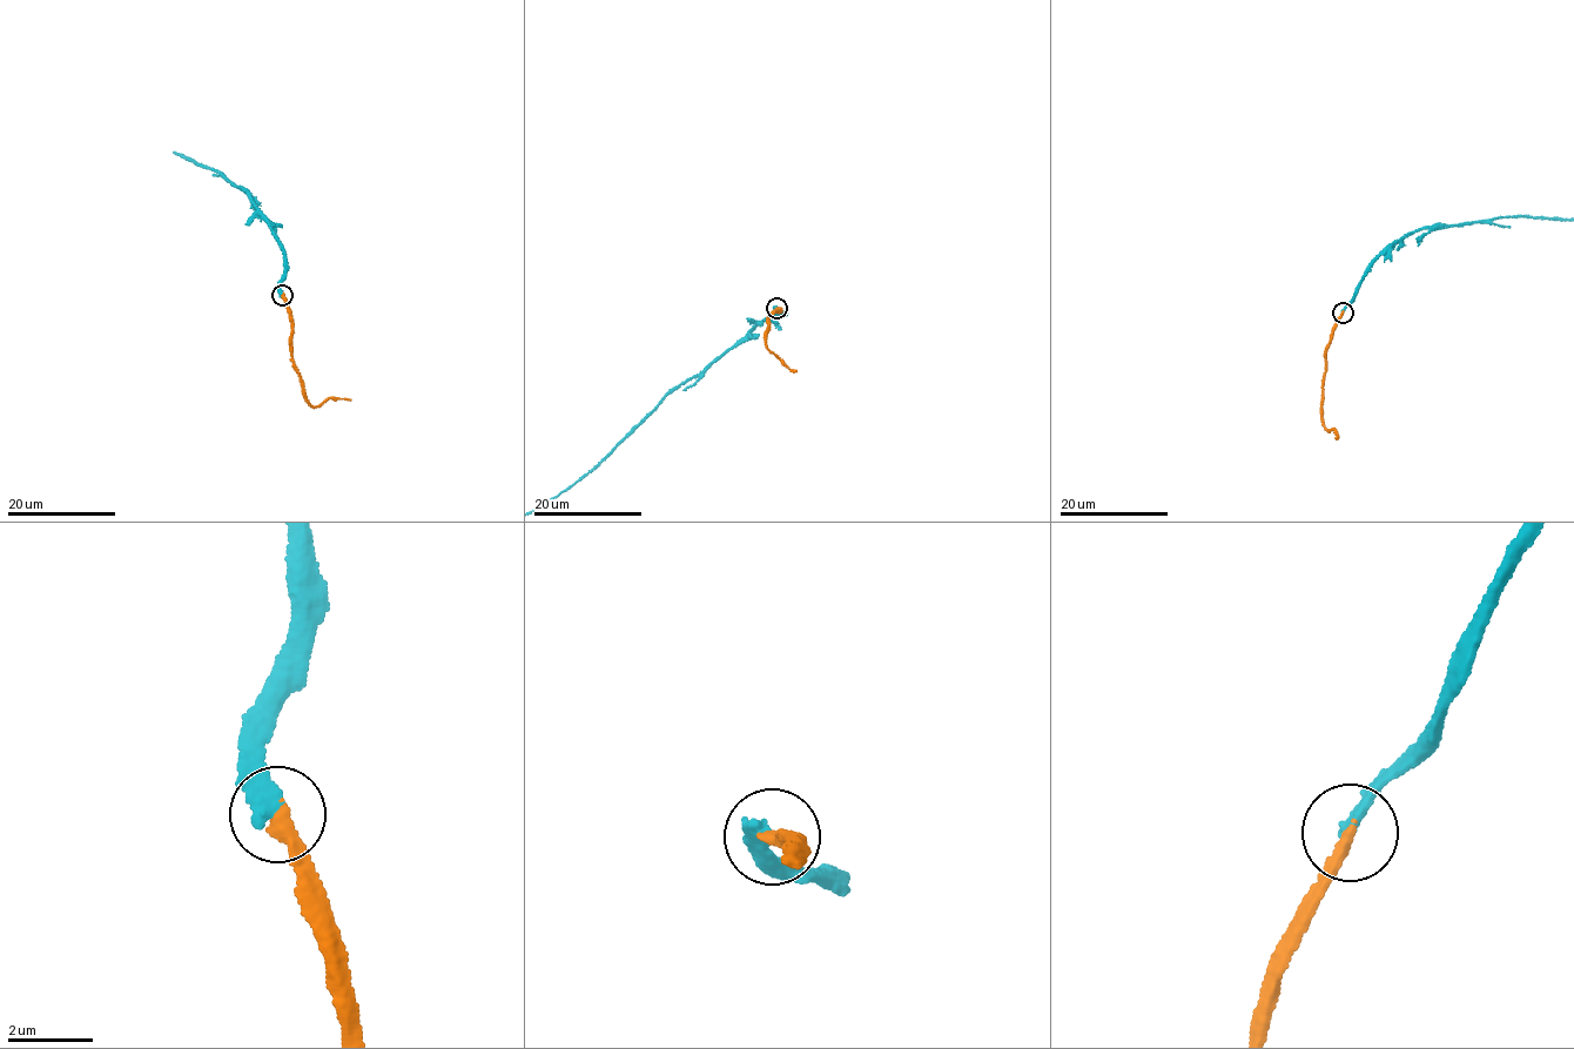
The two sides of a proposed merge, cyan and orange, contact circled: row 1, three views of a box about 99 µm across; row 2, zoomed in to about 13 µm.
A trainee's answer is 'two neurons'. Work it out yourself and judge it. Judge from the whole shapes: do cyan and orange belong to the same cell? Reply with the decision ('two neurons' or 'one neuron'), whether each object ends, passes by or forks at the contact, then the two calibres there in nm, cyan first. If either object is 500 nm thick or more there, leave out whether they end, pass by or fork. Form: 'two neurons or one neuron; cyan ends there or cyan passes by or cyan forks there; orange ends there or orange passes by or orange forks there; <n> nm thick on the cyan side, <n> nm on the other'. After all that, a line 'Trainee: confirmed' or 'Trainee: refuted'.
one neuron; cyan ends there; orange ends there; 380 nm thick on the cyan side, 340 nm on the other
Trainee: refuted

